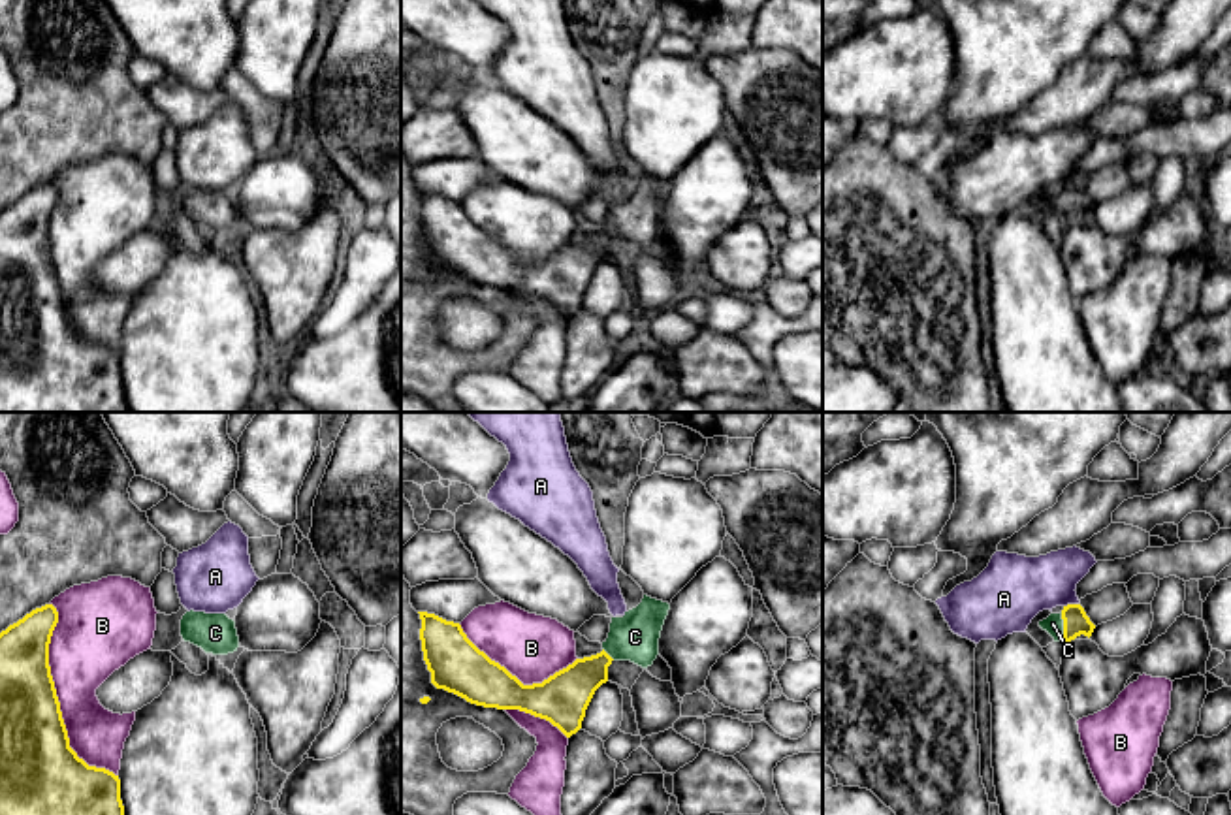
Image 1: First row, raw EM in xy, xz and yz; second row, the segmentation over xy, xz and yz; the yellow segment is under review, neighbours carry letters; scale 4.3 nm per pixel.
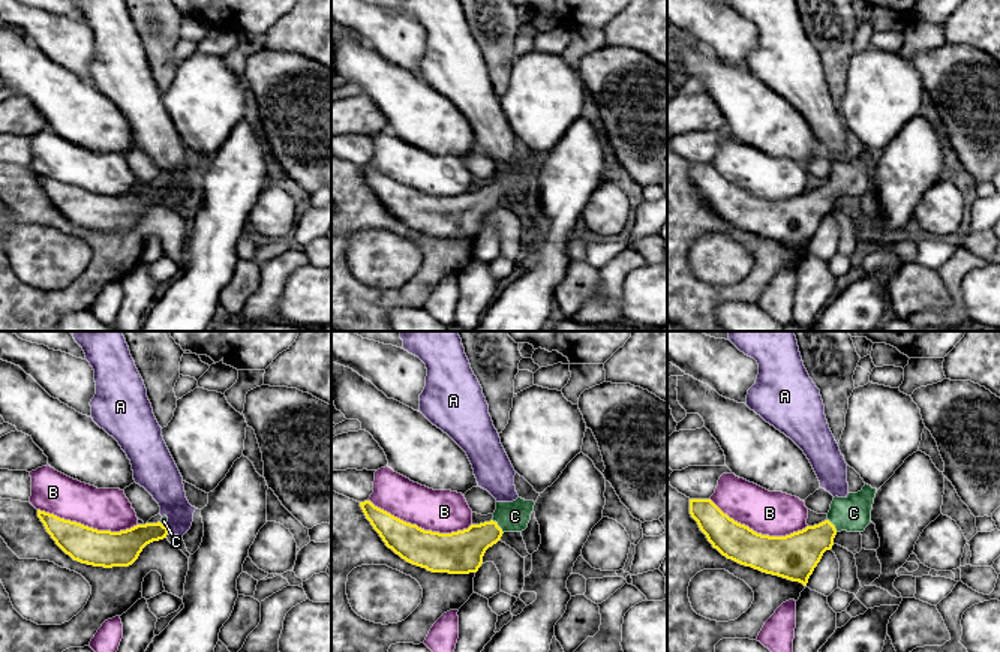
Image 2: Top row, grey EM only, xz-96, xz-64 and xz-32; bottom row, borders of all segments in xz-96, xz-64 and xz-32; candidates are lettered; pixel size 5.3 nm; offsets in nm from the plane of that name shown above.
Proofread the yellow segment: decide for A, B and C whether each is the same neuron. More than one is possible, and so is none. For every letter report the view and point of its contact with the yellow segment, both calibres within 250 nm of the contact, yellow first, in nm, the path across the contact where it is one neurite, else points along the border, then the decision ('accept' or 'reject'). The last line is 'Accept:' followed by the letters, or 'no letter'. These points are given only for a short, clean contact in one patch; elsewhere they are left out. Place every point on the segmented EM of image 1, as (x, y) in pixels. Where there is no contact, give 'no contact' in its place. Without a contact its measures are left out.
A: contact yz (1070, 605); calibres 110 and 300 nm; border yz (1077, 603), (1064, 607); reject
B: contact xy (57, 699); calibres 300 and 300 nm; reject
C: contact yz (1064, 625); calibres 110 and 80 nm; way yz (1075, 622), (1064, 625), (1053, 623); accept
Accept: C

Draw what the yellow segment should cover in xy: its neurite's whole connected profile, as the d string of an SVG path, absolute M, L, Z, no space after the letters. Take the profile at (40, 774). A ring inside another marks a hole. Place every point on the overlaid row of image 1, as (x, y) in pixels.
M45 604L0 632L0 815L124 815L119 775L88 766L70 747L49 666L49 644L56 623L56 608Z

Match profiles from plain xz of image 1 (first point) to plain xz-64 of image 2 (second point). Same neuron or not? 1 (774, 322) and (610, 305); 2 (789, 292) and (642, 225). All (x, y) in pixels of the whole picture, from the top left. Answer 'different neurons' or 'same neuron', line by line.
1: same neuron
2: different neurons

